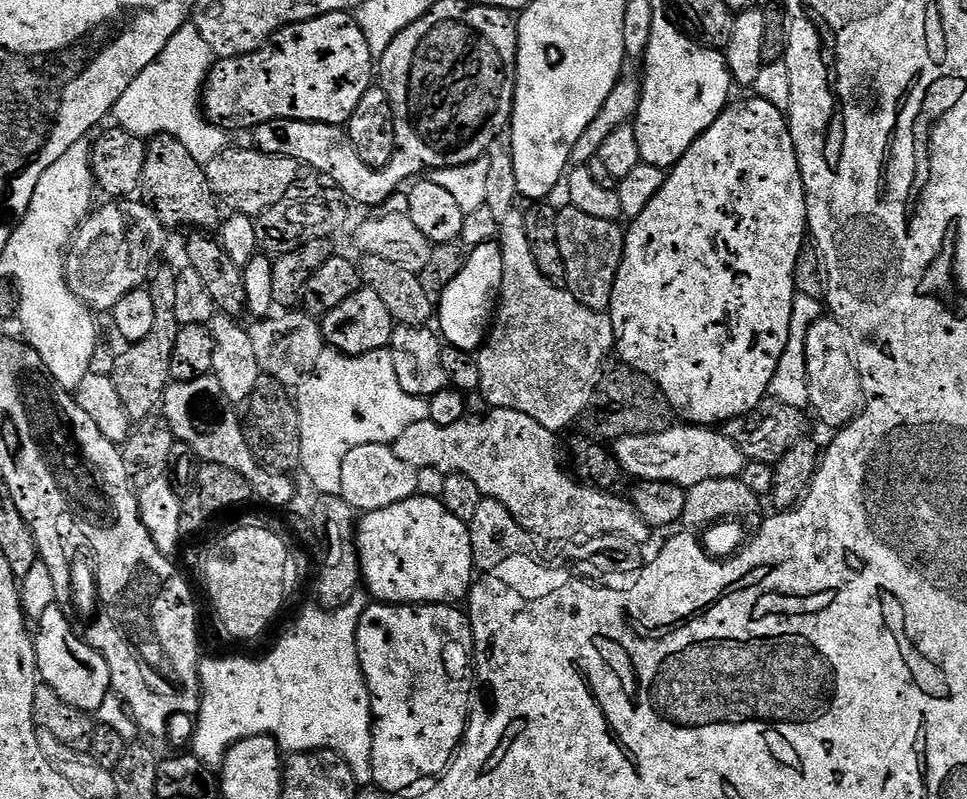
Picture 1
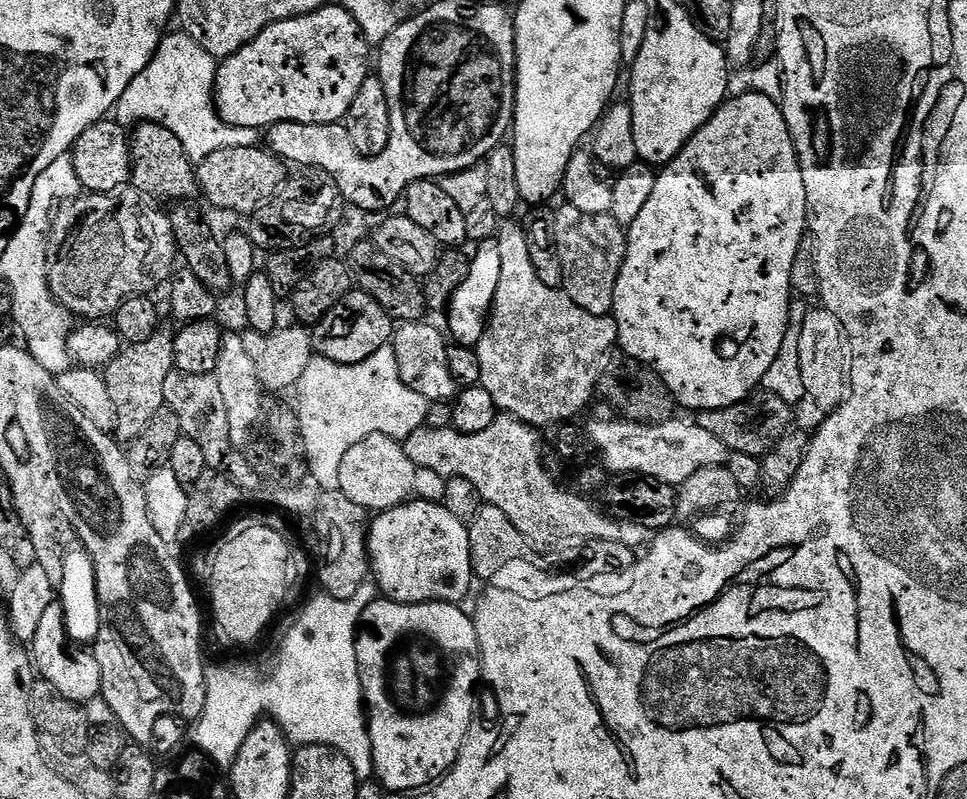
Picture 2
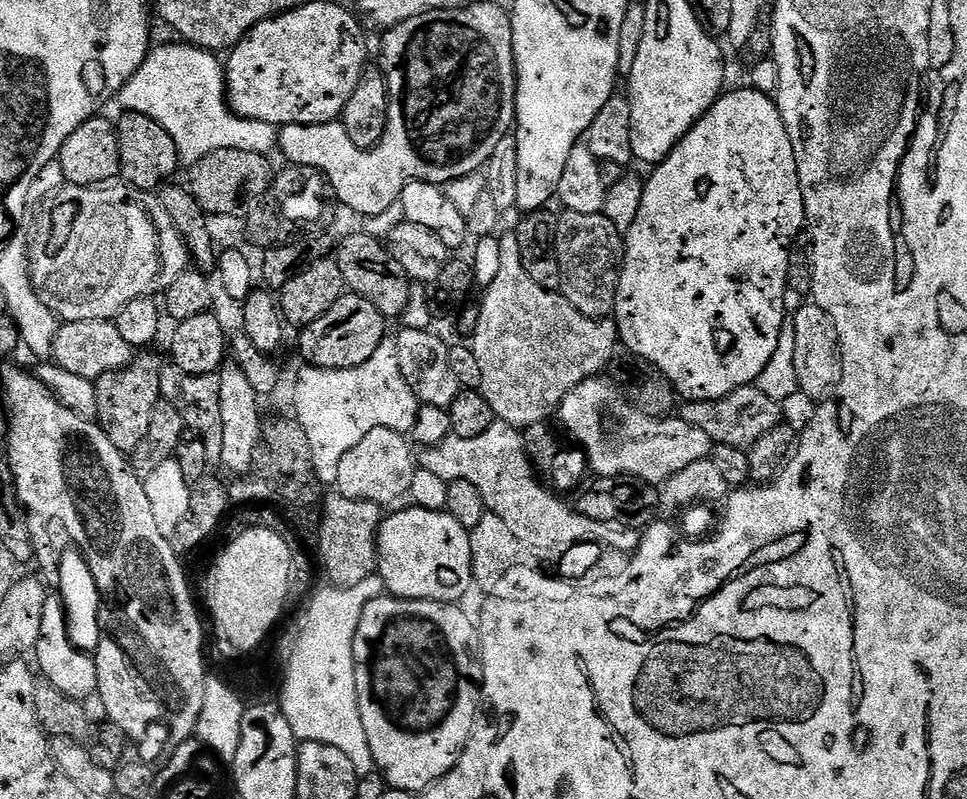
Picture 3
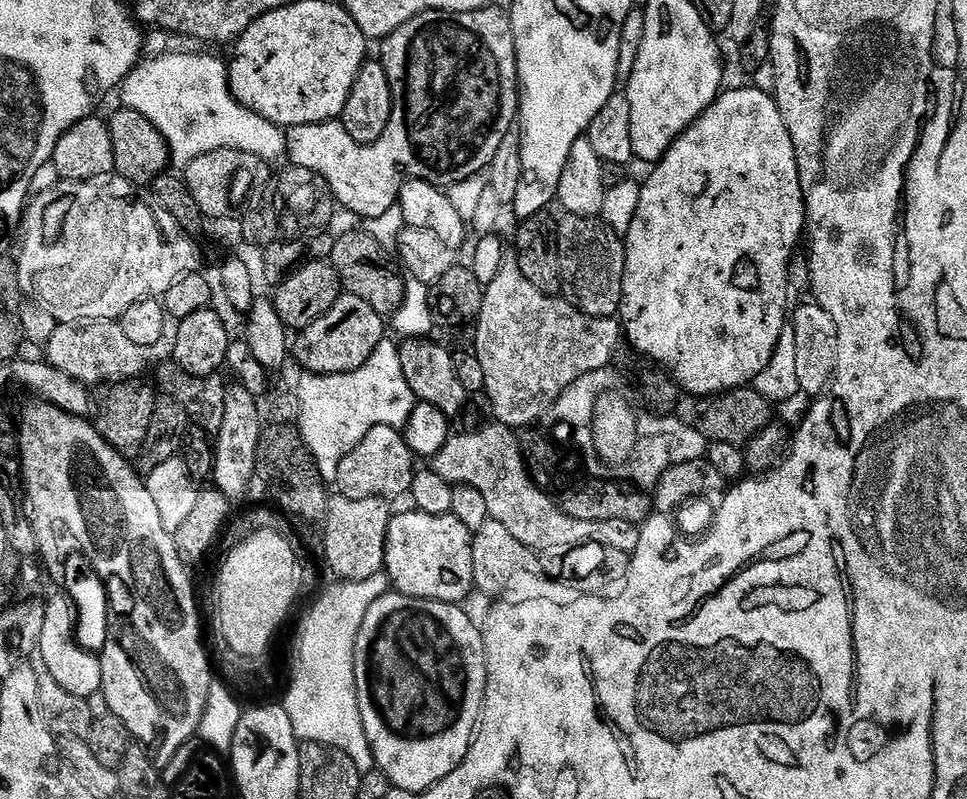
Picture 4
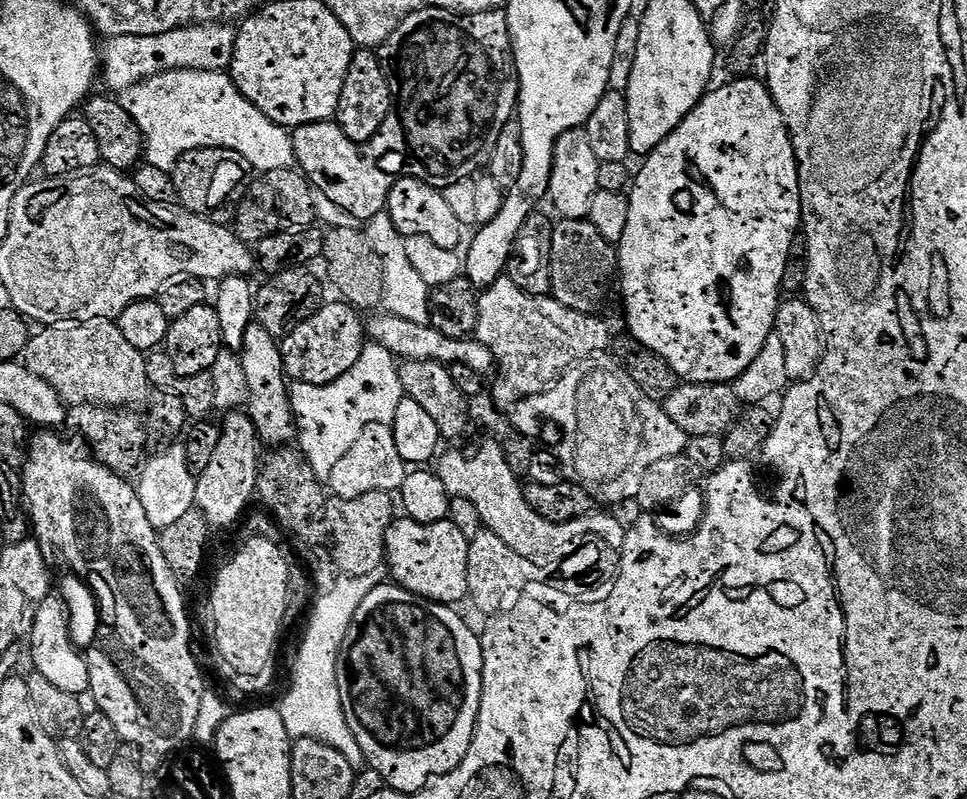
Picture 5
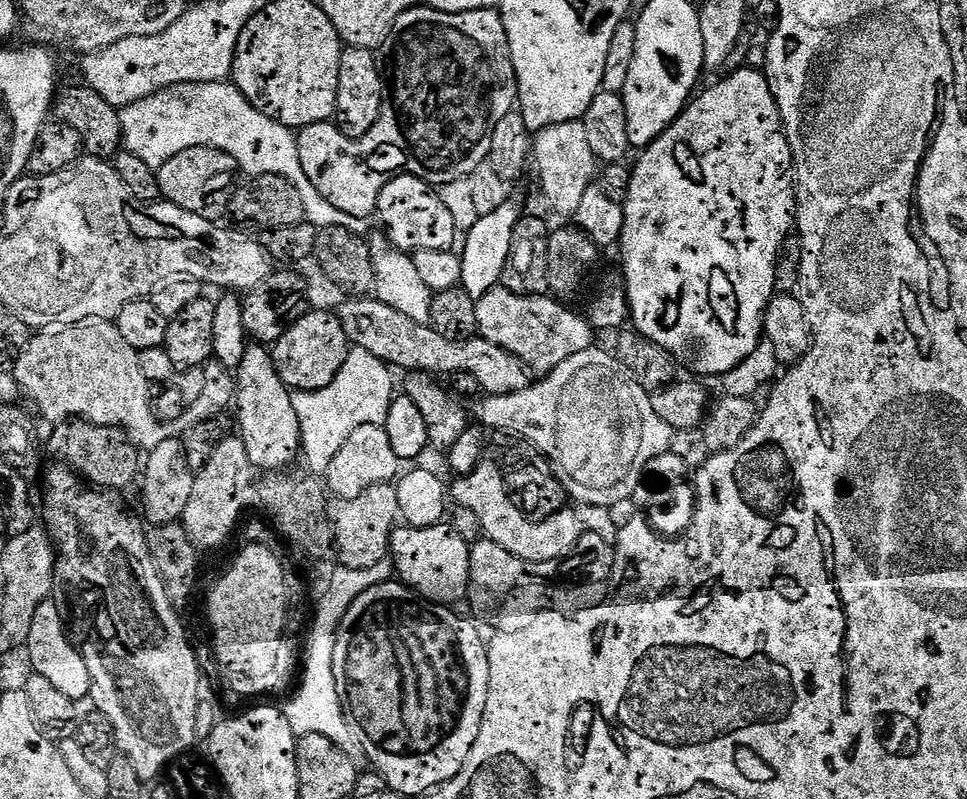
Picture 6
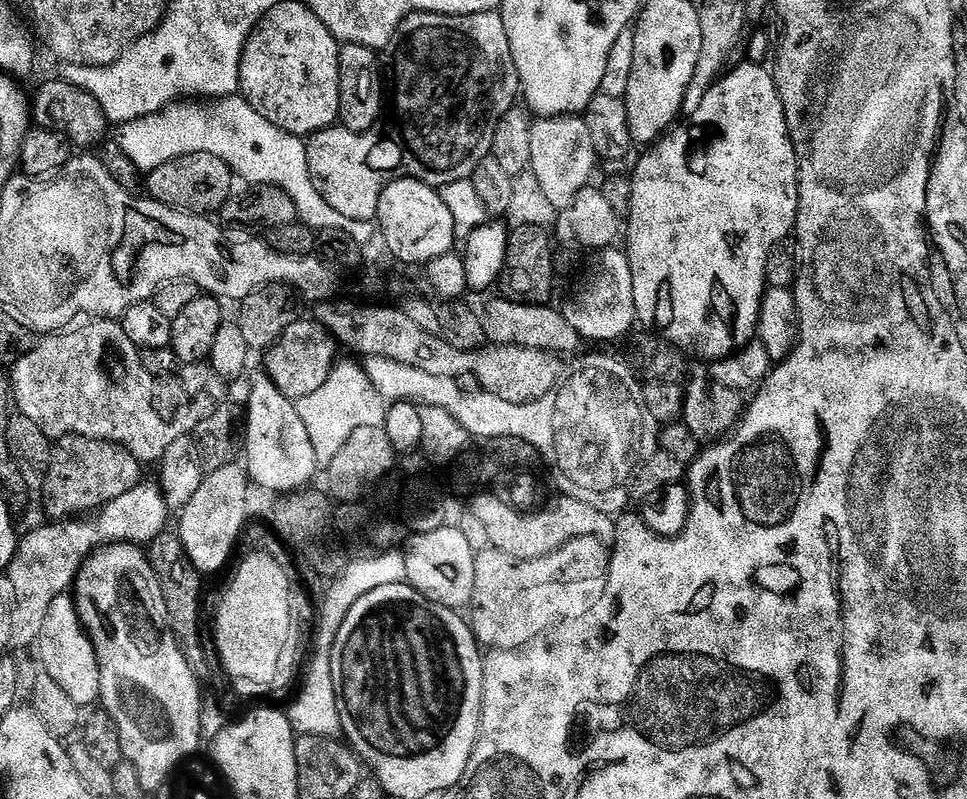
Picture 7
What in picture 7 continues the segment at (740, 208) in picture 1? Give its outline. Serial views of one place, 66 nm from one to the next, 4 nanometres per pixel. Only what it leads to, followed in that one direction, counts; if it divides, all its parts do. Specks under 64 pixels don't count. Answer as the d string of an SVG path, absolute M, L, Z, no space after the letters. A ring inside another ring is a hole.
M745 62L718 79L702 100L702 106L692 116L687 117L688 125L669 131L659 143L649 147L645 151L648 153L637 162L636 173L631 173L630 176L632 205L626 217L626 253L633 268L637 321L641 325L644 323L643 327L647 331L655 332L669 340L675 348L689 357L697 356L700 360L708 360L707 362L724 360L753 343L760 323L760 299L766 291L766 262L770 258L770 250L774 250L774 246L780 240L789 239L796 226L800 197L800 165L792 145L792 137L788 134L788 123L776 89L775 75L766 69L767 67L759 64Z

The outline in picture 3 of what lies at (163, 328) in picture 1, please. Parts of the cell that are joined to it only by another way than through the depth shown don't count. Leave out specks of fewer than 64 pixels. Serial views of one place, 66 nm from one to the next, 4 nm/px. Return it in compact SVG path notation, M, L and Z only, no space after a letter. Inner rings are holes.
M144 350L126 367L110 374L102 374L94 381L98 423L120 452L132 453L138 442L146 438L154 406L162 402L160 375L165 366L165 361L160 361L152 350Z

